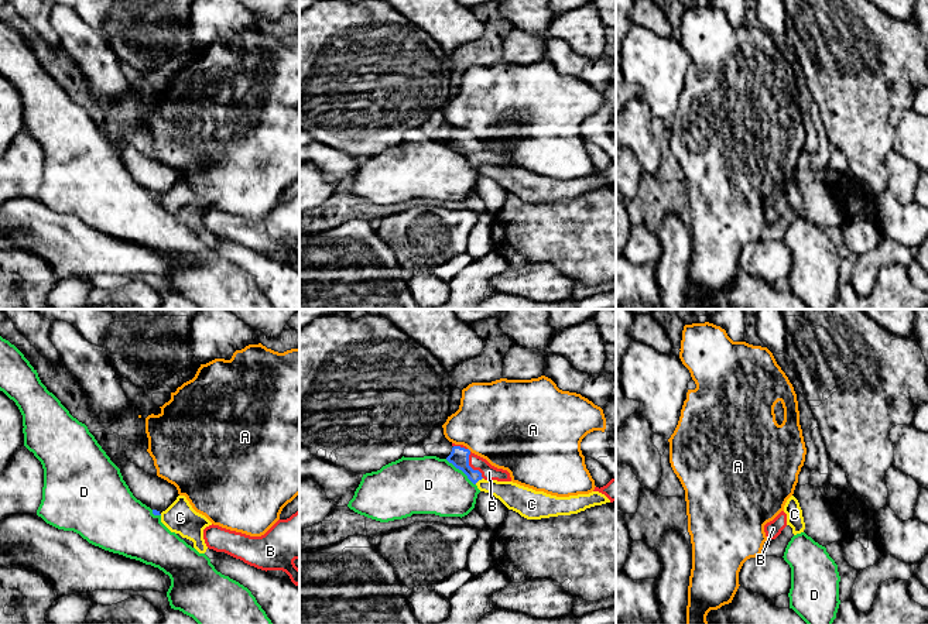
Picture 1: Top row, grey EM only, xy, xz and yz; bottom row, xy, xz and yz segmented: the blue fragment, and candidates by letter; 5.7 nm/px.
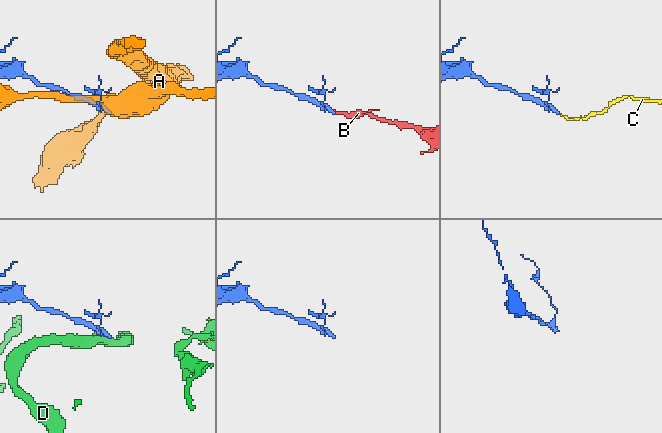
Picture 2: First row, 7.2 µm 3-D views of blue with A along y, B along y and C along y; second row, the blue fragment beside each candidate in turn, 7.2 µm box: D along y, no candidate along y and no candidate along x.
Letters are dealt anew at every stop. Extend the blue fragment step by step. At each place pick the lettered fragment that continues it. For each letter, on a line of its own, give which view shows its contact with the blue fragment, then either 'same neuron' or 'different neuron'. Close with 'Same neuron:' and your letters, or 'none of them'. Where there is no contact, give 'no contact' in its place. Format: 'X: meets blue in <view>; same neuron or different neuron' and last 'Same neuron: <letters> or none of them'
A: no contact; different neuron
B: meets blue in xz; same neuron
C: meets blue in xz; different neuron
D: meets blue in xz; different neuron
Same neuron: B

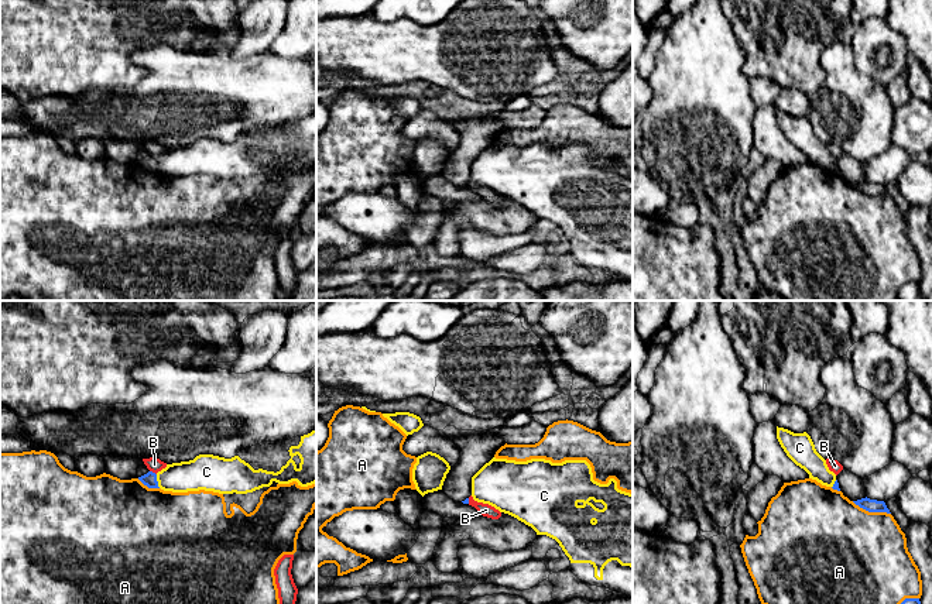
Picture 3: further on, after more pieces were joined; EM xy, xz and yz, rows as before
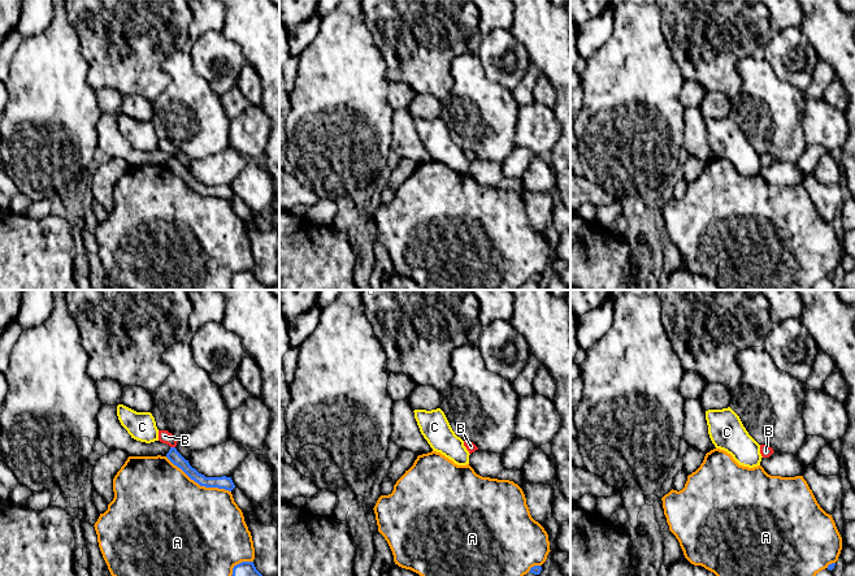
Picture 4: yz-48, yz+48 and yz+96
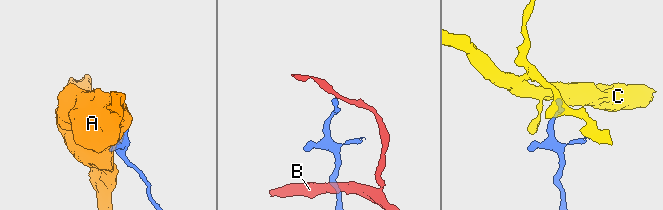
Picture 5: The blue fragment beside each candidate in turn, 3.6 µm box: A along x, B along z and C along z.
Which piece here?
A: meets blue in yz; different neuron
B: meets blue in xy; different neuron
C: meets blue in xy; different neuron
Same neuron: none of them

